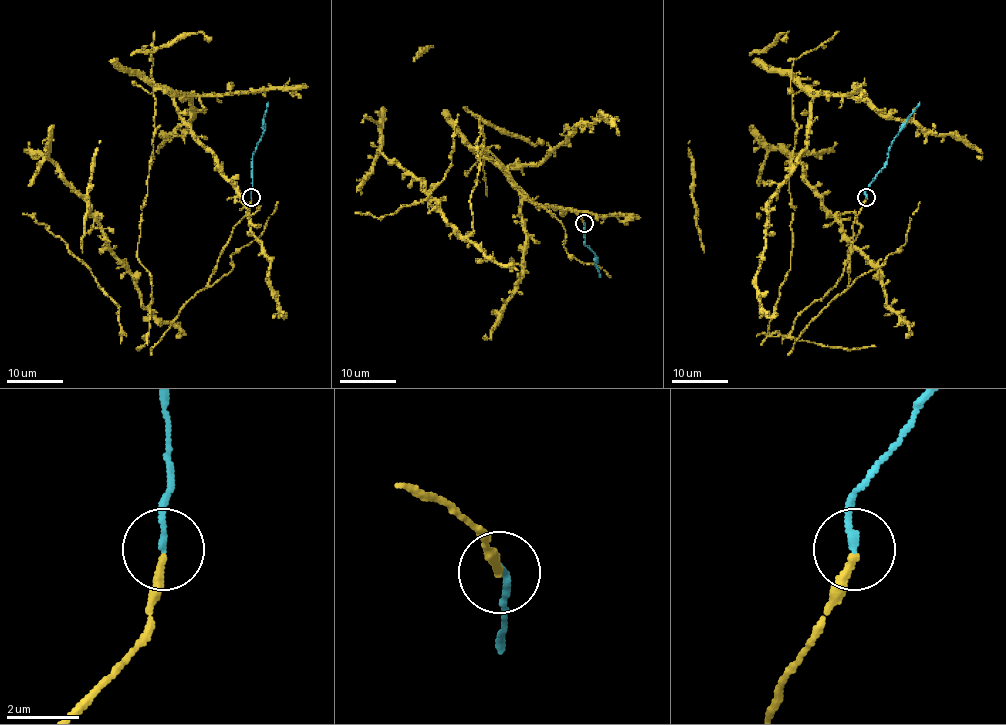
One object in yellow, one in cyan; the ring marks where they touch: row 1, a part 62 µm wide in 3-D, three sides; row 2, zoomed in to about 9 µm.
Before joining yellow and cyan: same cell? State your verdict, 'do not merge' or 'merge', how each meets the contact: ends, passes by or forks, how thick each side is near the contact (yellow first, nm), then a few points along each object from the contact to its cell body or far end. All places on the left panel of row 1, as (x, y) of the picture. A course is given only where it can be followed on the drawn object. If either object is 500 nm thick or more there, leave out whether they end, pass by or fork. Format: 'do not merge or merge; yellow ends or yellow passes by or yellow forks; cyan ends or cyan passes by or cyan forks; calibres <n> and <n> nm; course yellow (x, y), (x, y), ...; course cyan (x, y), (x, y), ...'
merge; yellow ends; cyan ends; calibres 200 and 180 nm; course yellow (251, 199), (205, 287), (152, 346), (150, 272), (137, 257), (154, 128), (147, 76), (245, 203), (286, 314); course cyan (251, 197), (252, 153), (264, 128), (268, 102)

